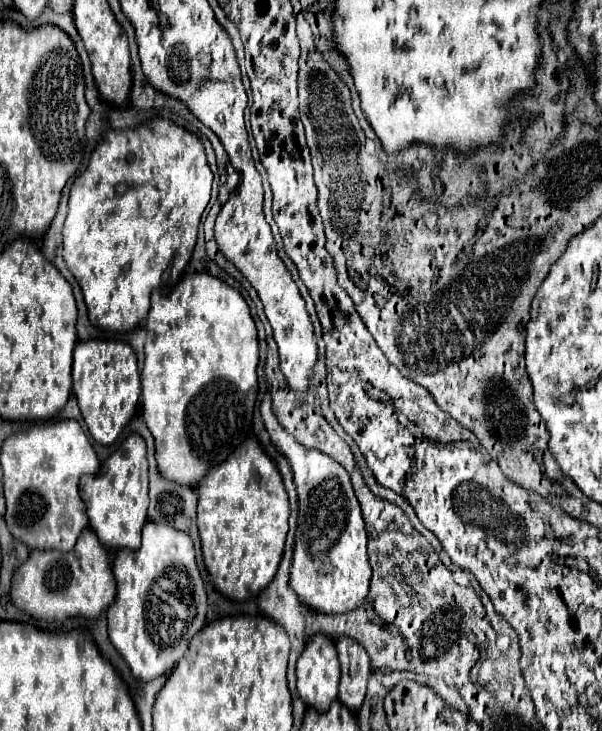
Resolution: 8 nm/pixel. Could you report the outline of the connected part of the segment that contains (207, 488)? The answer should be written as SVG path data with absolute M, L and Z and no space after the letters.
M249 438L221 466L205 474L197 492L197 524L203 562L215 588L225 598L237 602L259 594L275 578L289 530L289 500L277 466L261 444Z

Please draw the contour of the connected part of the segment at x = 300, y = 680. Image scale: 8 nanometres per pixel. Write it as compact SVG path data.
M315 634L297 660L297 694L315 710L329 710L339 688L339 660L335 644L325 634Z

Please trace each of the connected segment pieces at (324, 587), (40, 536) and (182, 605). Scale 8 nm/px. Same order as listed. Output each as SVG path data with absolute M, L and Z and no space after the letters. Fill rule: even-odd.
M269 394L263 398L261 416L271 442L291 466L299 494L299 518L289 586L295 590L299 602L313 612L351 612L367 598L371 566L367 558L367 532L349 474L327 454L297 444L297 440L283 430L277 418L273 418Z
M61 420L11 434L3 442L1 470L9 532L31 550L73 550L81 530L87 526L85 502L79 496L79 480L99 470L99 458L79 422ZM63 516L71 516L71 528L63 524Z
M147 522L139 550L121 550L113 562L117 598L107 610L109 638L137 680L147 682L173 670L191 638L205 626L207 594L197 570L191 538L165 524Z

